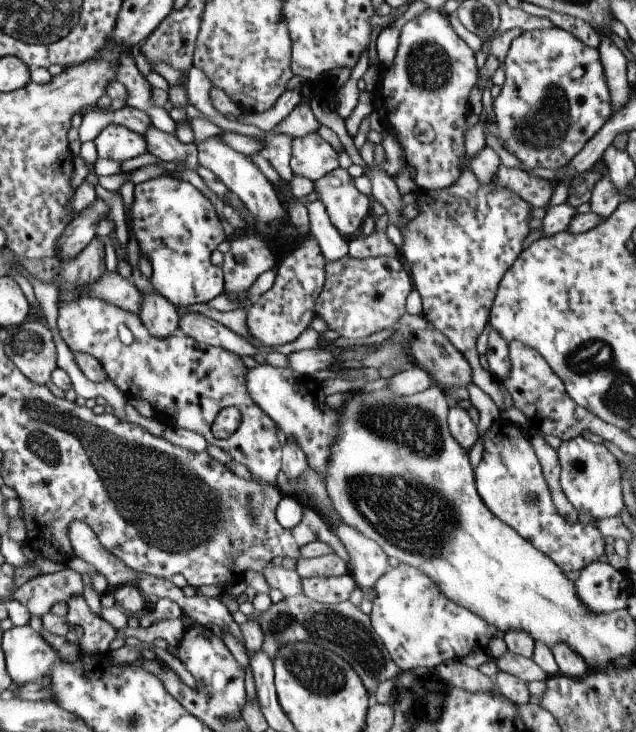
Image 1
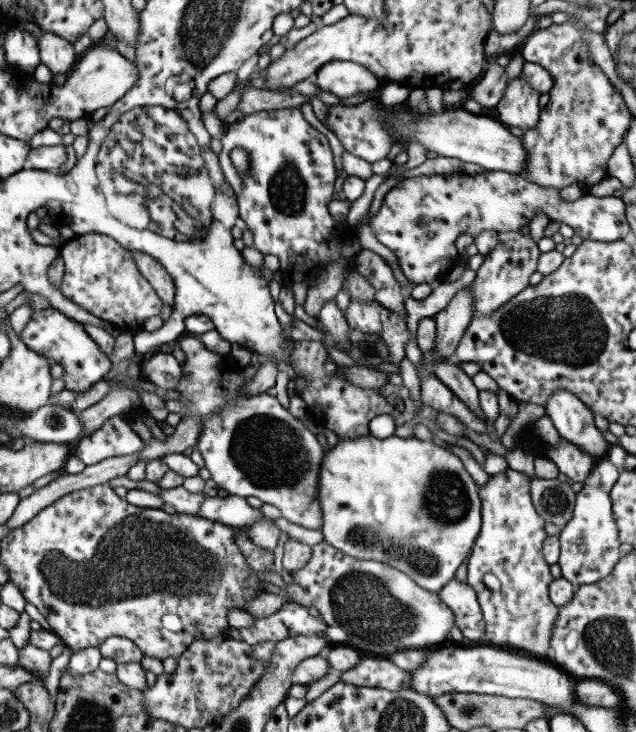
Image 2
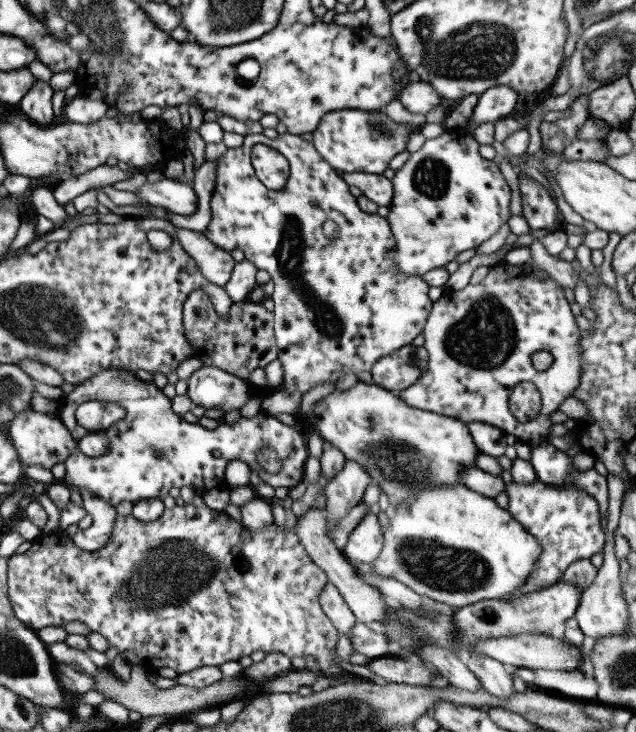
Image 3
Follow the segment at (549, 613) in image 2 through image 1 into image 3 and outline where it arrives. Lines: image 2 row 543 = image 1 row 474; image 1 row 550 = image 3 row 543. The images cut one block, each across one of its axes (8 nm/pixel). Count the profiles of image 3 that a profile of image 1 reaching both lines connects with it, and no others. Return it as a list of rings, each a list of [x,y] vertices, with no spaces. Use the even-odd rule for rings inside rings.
[[[533,480],[533,483],[511,482],[510,485],[503,488],[506,493],[507,513],[523,530],[527,531],[535,538],[539,544],[541,555],[535,561],[529,578],[518,586],[517,590],[506,594],[502,598],[504,601],[514,601],[522,594],[530,593],[549,585],[562,578],[564,570],[573,562],[589,559],[591,556],[601,552],[604,548],[604,535],[599,525],[598,505],[593,497],[579,491],[577,487],[571,487],[571,483],[563,487],[553,487],[541,483],[539,480]]]

